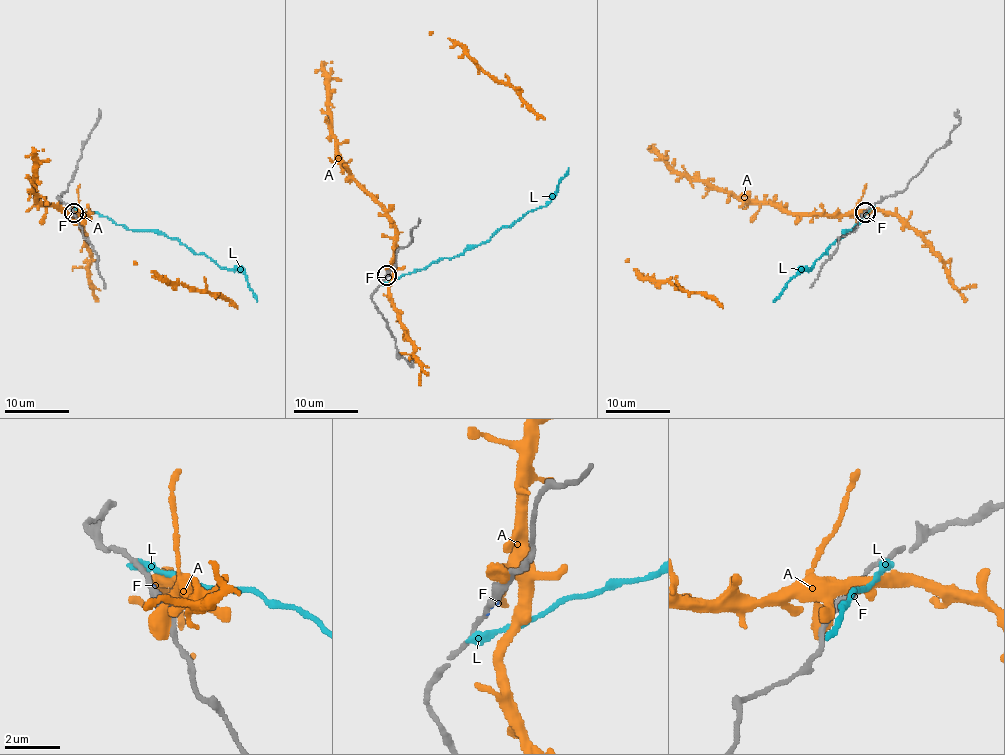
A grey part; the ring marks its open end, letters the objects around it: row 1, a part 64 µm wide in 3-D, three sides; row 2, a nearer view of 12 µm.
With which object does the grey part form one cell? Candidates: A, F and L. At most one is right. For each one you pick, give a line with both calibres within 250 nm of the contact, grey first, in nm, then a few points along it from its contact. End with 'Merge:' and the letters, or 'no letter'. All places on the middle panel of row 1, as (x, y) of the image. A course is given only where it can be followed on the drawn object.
F: Thickness 260 nm (grey) against 60 nm
Merge: F

